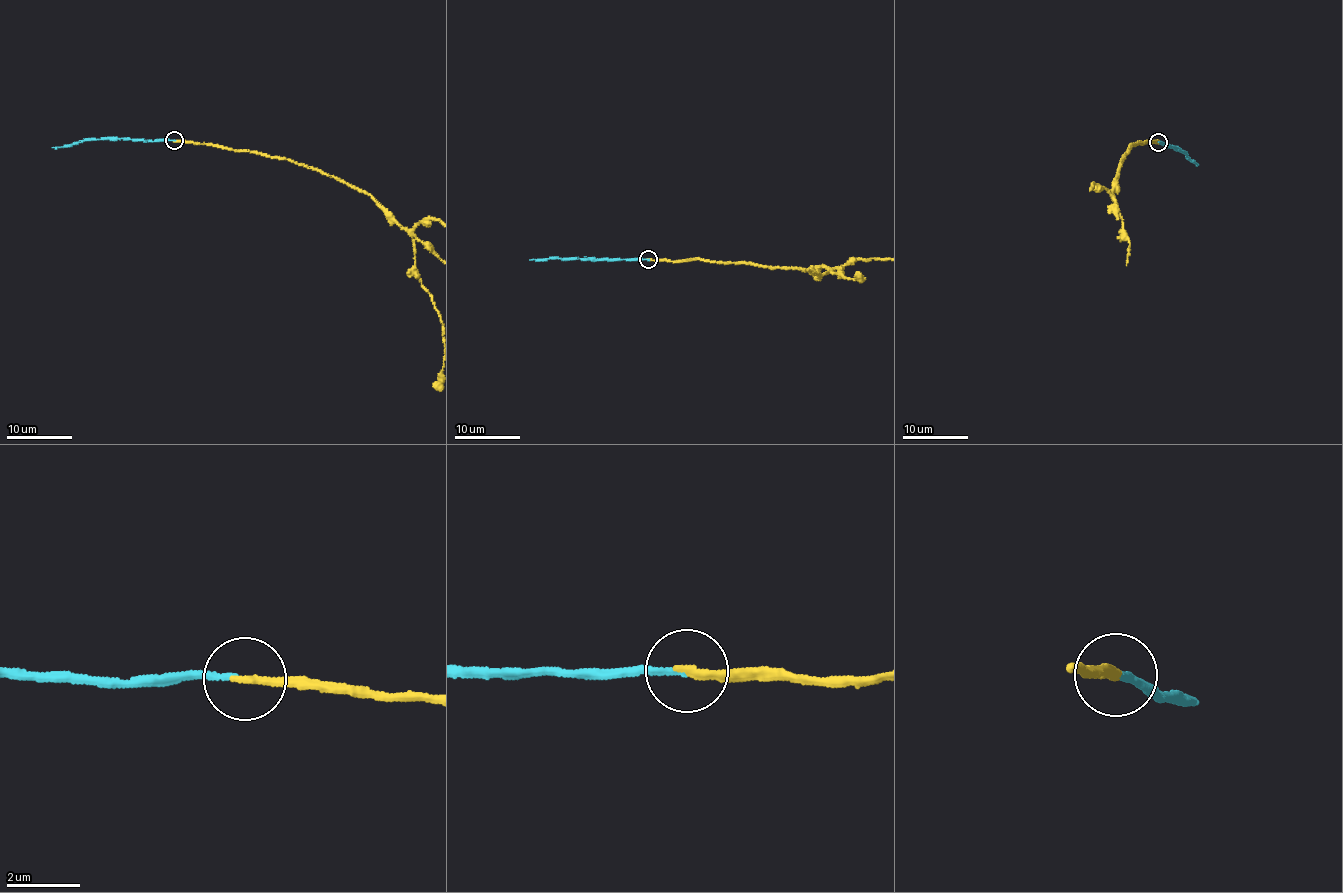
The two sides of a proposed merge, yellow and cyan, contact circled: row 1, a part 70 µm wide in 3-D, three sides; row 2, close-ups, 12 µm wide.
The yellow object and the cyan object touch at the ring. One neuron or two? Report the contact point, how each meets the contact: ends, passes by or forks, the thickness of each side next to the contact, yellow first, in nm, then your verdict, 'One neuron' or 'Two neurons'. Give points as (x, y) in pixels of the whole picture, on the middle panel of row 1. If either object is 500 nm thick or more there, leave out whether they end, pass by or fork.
Place: (648, 259). At the ring yellow ends. At the ring cyan ends. Thickness 240 nm (yellow) against 140 nm. One neuron

